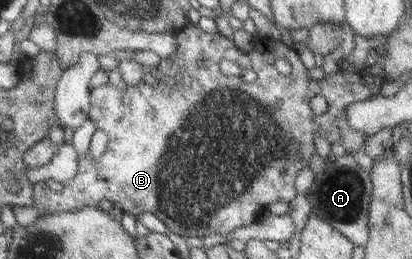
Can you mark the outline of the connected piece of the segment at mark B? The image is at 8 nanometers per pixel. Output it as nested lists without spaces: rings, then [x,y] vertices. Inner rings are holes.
[[[193,24],[186,26],[183,30],[176,32],[176,39],[178,44],[177,58],[173,61],[164,59],[164,62],[160,65],[159,73],[162,75],[168,75],[174,77],[176,74],[181,73],[182,81],[176,86],[168,86],[163,82],[159,82],[157,86],[148,86],[144,83],[136,86],[127,85],[126,88],[116,88],[114,84],[104,84],[96,88],[91,93],[91,110],[89,113],[89,120],[94,122],[94,125],[98,130],[102,130],[108,136],[107,149],[105,153],[98,159],[93,158],[92,155],[80,155],[80,166],[78,172],[74,176],[73,180],[63,184],[61,193],[48,192],[48,190],[42,186],[35,188],[34,194],[34,208],[39,209],[40,215],[56,214],[56,212],[76,212],[76,210],[82,210],[82,208],[100,208],[100,202],[106,199],[116,207],[120,208],[122,212],[126,214],[132,214],[137,217],[142,212],[150,212],[158,219],[164,222],[165,226],[178,234],[180,237],[185,238],[187,236],[199,236],[204,238],[211,233],[218,234],[230,234],[230,232],[236,231],[236,228],[242,228],[248,226],[254,222],[257,222],[262,210],[268,208],[270,205],[284,201],[289,204],[294,198],[296,198],[296,176],[300,170],[304,170],[306,166],[311,165],[310,156],[316,153],[316,146],[314,146],[314,136],[320,136],[329,141],[330,144],[338,142],[340,146],[343,146],[346,154],[353,154],[356,151],[362,151],[365,148],[365,139],[362,132],[354,132],[349,128],[346,123],[344,112],[345,107],[353,104],[354,102],[361,102],[371,98],[371,92],[363,85],[363,81],[357,73],[348,73],[340,69],[336,73],[324,75],[322,77],[309,76],[308,70],[298,57],[298,52],[294,52],[291,48],[286,47],[286,44],[276,42],[278,44],[262,44],[260,48],[260,42],[256,42],[256,48],[250,50],[250,52],[242,52],[242,48],[238,48],[238,44],[234,44],[234,40],[227,40],[226,36],[222,34],[208,34],[208,32],[202,32],[200,28]],[[314,96],[322,96],[327,102],[327,111],[316,116],[310,108],[310,102]]]

